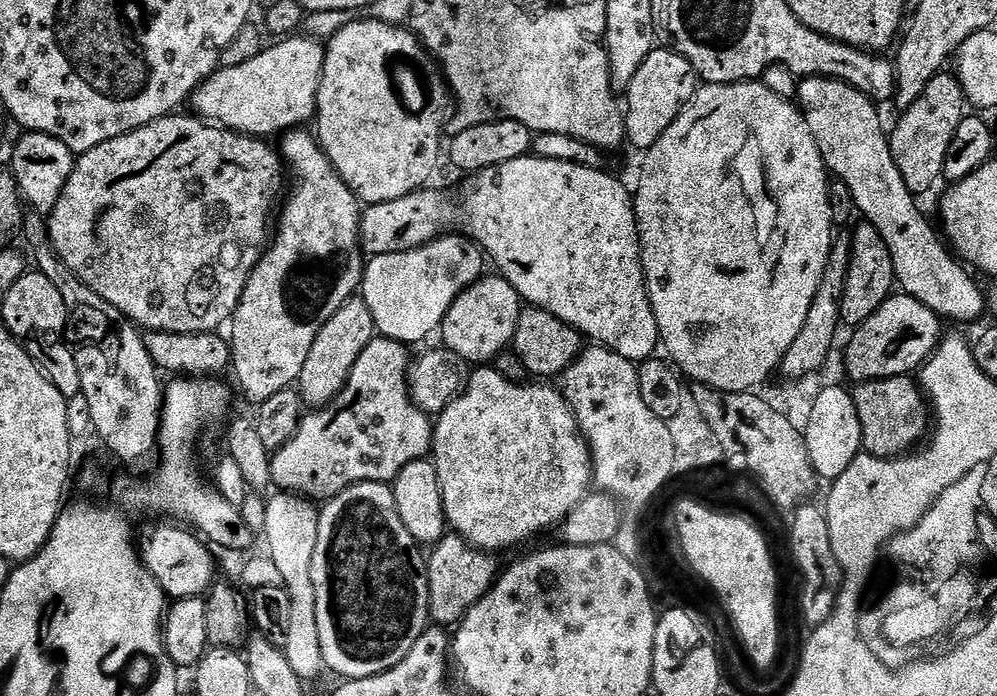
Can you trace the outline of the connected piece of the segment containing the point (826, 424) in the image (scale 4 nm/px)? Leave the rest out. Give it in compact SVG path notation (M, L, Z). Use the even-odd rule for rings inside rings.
M824 386L813 399L809 410L809 420L802 429L804 449L808 461L812 463L812 471L825 482L836 480L854 462L854 458L862 452L862 430L858 422L856 407L852 401L852 393L846 387L830 388Z

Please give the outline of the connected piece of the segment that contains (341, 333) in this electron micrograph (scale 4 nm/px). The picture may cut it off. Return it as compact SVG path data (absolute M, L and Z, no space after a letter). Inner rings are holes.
M353 294L349 296L348 300L331 309L330 315L321 323L320 329L306 354L306 360L302 362L302 370L298 381L298 395L301 401L305 405L312 404L308 406L323 406L327 404L344 384L344 379L348 376L349 370L352 369L353 362L358 358L358 354L362 352L368 341L376 335L376 323L366 306L363 295Z

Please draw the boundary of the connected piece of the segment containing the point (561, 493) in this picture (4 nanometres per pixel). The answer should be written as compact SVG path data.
M480 366L475 369L472 377L468 376L462 391L455 395L448 405L435 417L432 429L432 445L430 459L436 468L437 486L440 488L441 502L444 504L444 519L447 527L457 536L467 540L473 548L483 550L489 554L496 554L499 548L512 548L523 540L540 532L543 528L559 525L567 518L570 510L582 502L589 495L592 471L589 459L589 450L577 428L576 418L572 413L561 391L551 388L548 382L517 382L508 380L495 367Z

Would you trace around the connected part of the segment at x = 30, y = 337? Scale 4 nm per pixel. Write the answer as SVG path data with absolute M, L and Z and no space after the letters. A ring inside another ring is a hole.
M35 270L25 271L20 280L14 282L14 286L10 286L10 292L2 302L2 308L2 323L13 336L22 341L28 353L32 355L32 361L40 365L40 371L47 375L61 394L69 398L79 397L80 379L75 355L60 348L56 352L56 360L52 360L51 348L59 346L60 335L64 332L64 323L70 320L70 313L62 302L62 294L58 294L58 289L50 283L50 278Z

